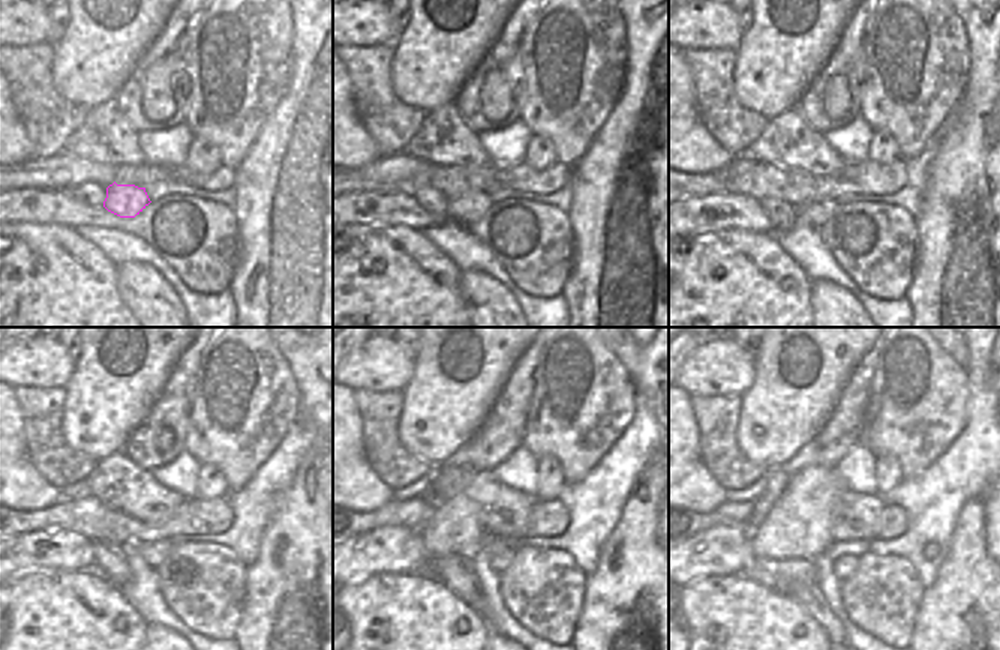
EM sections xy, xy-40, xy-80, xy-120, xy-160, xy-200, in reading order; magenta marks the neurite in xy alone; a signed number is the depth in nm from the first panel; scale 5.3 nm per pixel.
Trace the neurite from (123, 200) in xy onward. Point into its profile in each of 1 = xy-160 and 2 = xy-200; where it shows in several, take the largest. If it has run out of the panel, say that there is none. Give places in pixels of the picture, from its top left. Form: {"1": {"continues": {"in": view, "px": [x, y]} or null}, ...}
{"1": {"continues": {"in": "xy-160", "px": [500, 562]}}, "2": {"continues": {"in": "xy-200", "px": [843, 566]}}}

